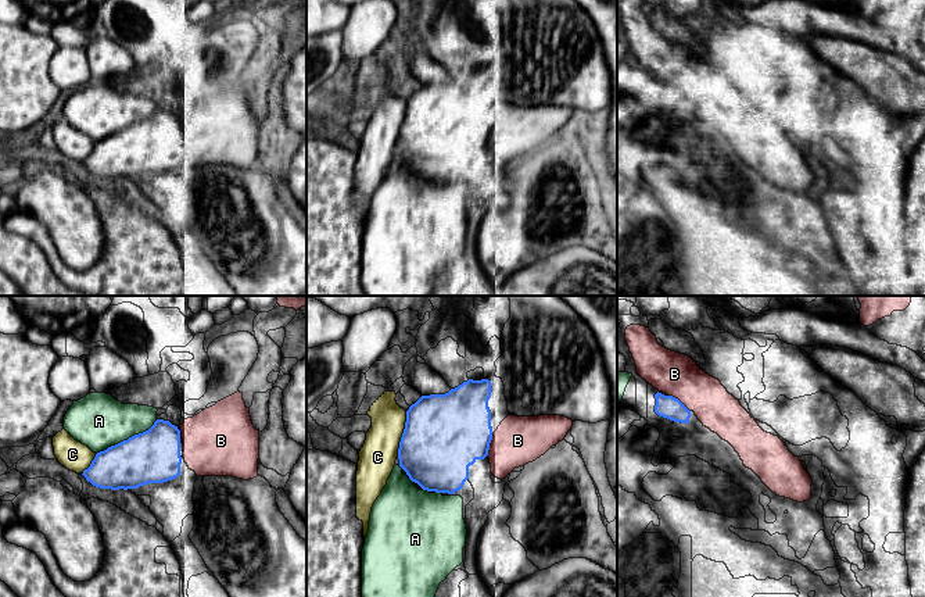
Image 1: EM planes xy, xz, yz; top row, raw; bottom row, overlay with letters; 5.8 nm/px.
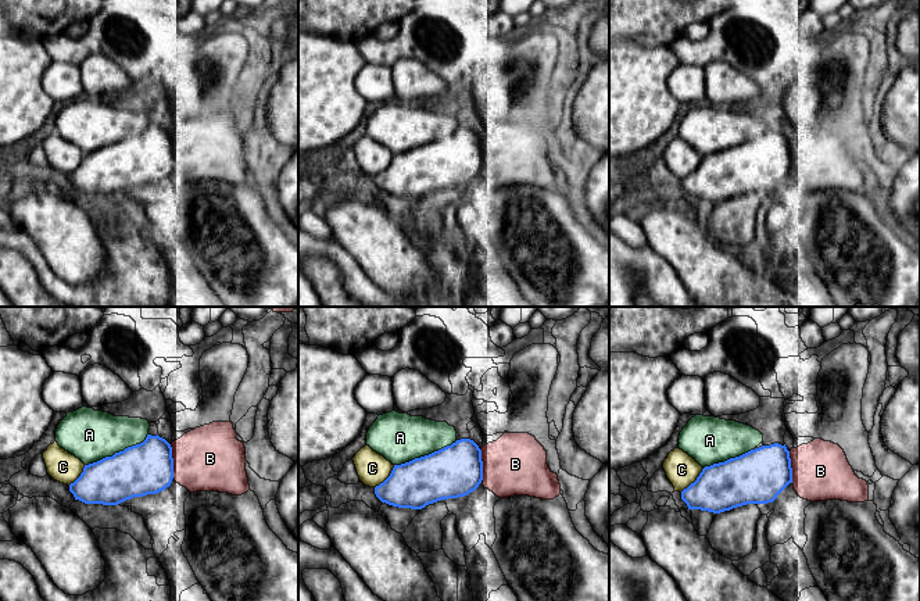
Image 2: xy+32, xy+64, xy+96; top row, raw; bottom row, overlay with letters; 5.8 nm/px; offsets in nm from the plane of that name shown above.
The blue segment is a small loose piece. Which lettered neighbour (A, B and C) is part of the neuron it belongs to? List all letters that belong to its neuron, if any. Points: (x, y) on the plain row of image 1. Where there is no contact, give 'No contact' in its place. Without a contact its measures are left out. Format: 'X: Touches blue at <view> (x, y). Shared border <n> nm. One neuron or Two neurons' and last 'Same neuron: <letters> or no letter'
A: Touches blue at xy (128, 128). Shared border 420 nm. Two neurons
B: Touches blue at yz (680, 90). Shared border 160 nm. One neuron
C: Touches blue at xz (402, 122). Shared border 280 nm. Two neurons
Same neuron: B

